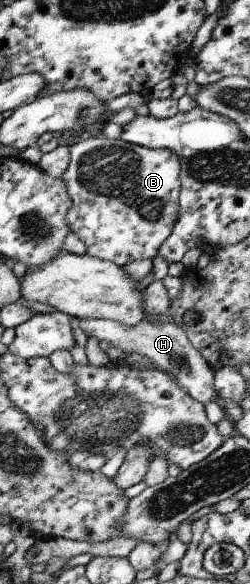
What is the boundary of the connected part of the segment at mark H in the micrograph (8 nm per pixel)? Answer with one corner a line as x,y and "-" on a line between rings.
146,318
139,320
135,326
123,326
121,323
110,320
79,320
79,328
86,337
96,338
98,341
106,340
109,345
119,347
121,351
128,355
132,352
138,353
150,361
152,367
166,372
175,382
181,386
186,393
199,401
201,404
213,401
220,403
220,397
214,389
214,369
212,369
206,360
196,353
180,326
174,322
158,323

